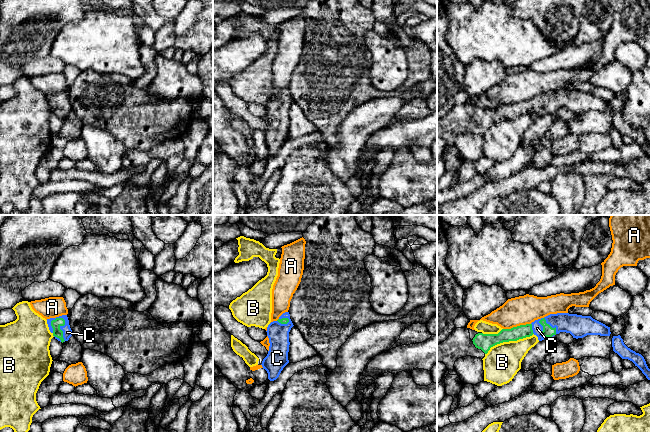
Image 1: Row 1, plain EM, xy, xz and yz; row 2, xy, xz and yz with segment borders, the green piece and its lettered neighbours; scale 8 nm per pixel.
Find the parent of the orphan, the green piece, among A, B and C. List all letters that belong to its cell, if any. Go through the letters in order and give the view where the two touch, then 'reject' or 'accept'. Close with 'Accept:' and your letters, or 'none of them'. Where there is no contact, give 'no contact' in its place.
A: meets green in yz; reject
B: meets green in yz; reject
C: meets green in yz; accept
Accept: C

